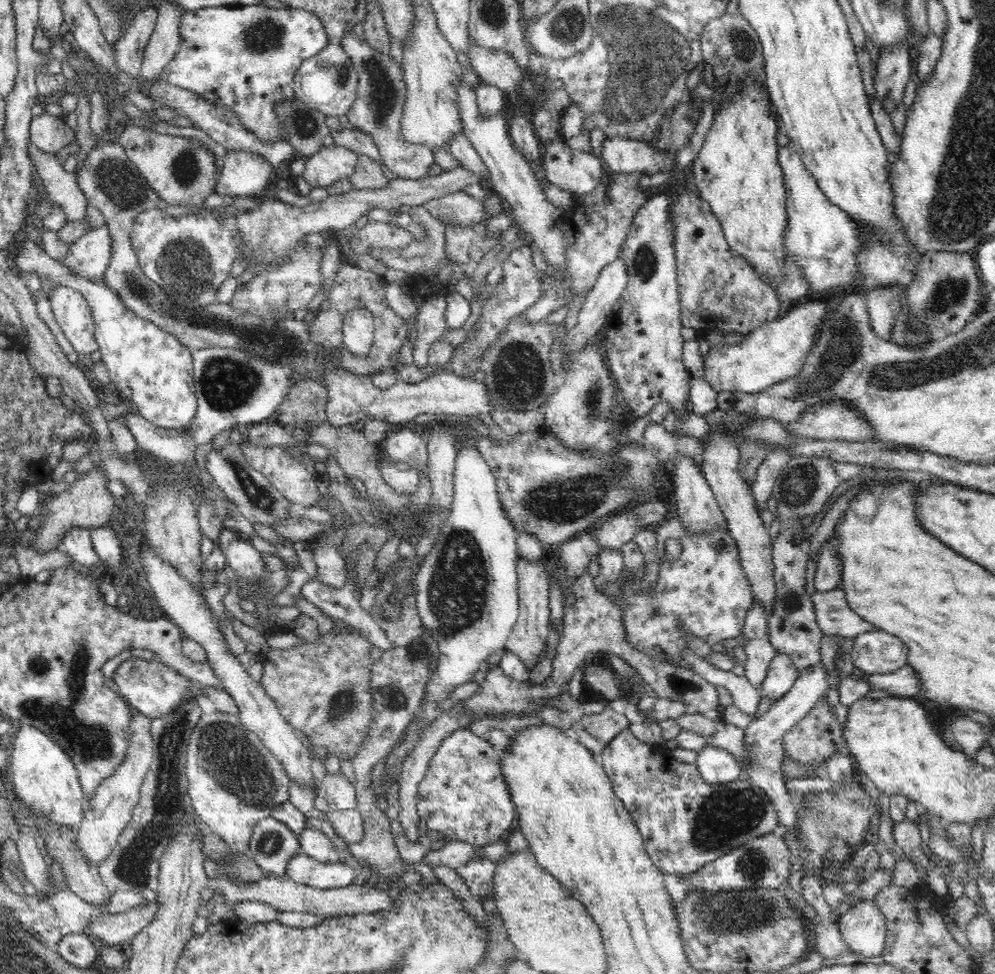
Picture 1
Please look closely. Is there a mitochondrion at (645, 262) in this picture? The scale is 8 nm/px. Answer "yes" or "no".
yes

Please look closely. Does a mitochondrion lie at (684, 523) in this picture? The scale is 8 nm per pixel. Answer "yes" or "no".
no

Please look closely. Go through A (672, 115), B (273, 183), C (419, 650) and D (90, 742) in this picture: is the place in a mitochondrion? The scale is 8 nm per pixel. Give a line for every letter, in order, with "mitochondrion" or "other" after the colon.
A: mitochondrion
B: other
C: mitochondrion
D: mitochondrion

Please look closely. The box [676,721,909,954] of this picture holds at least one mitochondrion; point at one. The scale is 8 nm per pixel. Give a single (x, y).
(727, 816)

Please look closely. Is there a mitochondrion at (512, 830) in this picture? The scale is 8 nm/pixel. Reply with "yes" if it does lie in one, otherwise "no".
no

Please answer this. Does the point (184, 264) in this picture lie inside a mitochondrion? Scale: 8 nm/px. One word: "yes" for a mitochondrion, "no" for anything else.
yes

